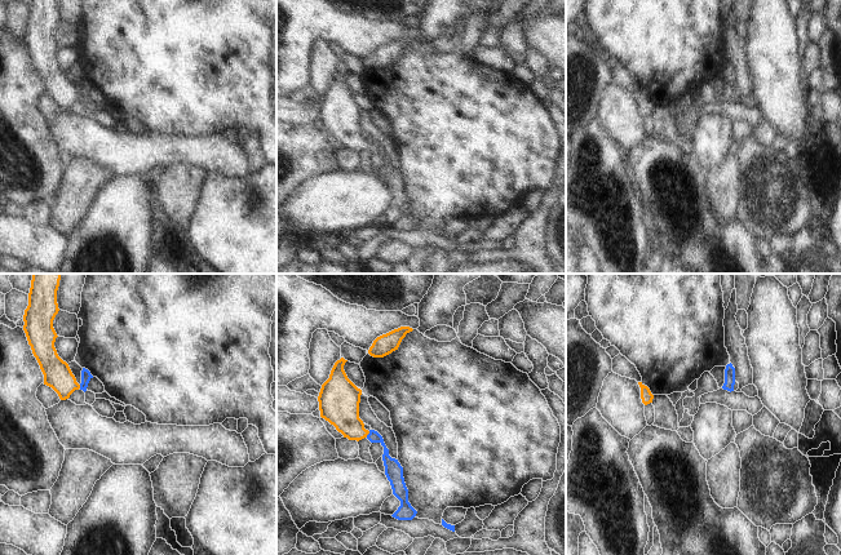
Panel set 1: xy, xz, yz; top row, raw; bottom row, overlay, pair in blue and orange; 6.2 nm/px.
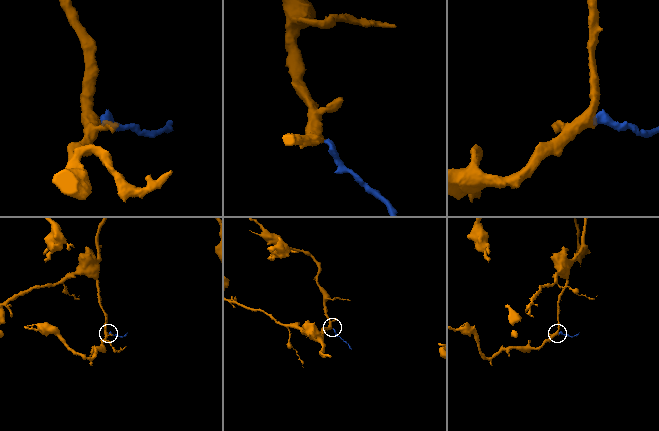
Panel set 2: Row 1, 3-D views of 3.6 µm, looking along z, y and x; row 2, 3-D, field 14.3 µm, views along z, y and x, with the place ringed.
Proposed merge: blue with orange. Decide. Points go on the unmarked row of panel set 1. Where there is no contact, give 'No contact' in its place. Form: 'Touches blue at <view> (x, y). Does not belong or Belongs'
Touches blue at xz (368, 145). Belongs.

